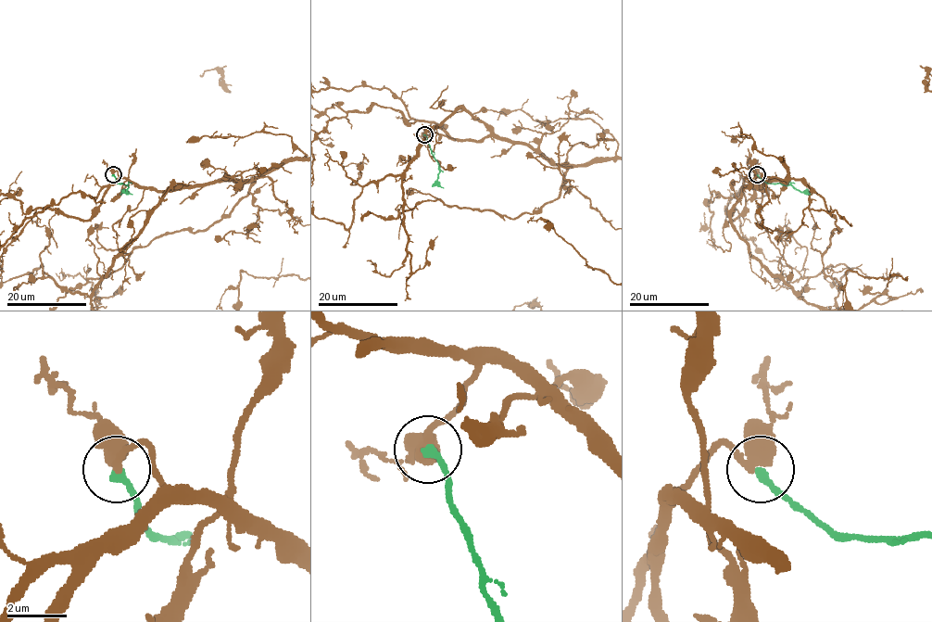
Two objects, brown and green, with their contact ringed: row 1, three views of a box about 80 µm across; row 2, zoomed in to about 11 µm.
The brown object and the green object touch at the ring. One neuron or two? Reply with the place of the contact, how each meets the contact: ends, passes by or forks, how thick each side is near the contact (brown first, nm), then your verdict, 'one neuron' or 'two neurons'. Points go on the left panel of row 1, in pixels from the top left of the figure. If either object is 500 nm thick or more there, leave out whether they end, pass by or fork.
(113, 174) | brown passes by | green ends | 480/320 nm | one neuron

